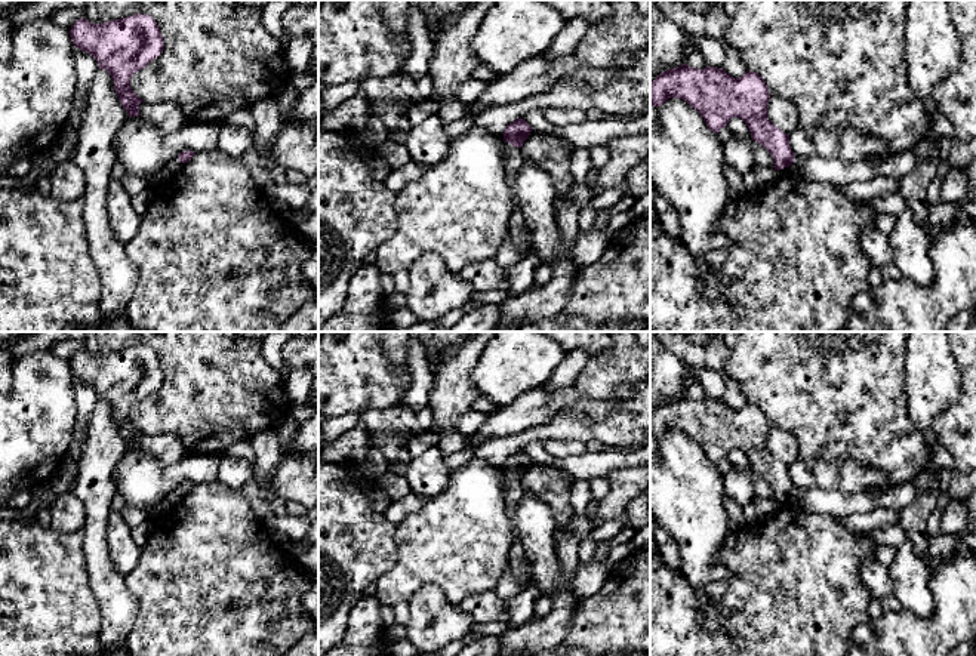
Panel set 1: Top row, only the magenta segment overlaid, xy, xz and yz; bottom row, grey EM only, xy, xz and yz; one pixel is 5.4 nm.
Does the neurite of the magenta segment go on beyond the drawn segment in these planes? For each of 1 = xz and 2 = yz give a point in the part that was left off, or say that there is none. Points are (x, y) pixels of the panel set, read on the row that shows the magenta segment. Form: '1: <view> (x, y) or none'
1: none
2: none

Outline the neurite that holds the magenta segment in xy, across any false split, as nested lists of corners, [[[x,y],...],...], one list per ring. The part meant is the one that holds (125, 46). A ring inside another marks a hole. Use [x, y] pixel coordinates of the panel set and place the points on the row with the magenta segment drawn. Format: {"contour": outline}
{"contour": [[[136,13],[102,24],[90,24],[86,18],[81,18],[71,27],[70,36],[74,47],[93,56],[99,70],[107,70],[110,73],[116,93],[123,108],[127,111],[127,116],[141,116],[139,105],[144,101],[132,90],[130,77],[145,68],[164,49],[163,36],[153,16]]]}

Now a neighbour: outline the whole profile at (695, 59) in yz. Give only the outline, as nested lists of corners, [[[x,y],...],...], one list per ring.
[[[693,44],[686,55],[684,64],[687,64],[692,68],[703,70],[708,67],[708,64],[703,59],[703,55],[696,49]]]

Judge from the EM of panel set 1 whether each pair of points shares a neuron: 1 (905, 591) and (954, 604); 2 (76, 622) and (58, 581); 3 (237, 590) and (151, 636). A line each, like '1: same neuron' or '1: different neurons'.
1: different neurons
2: same neuron
3: same neuron

